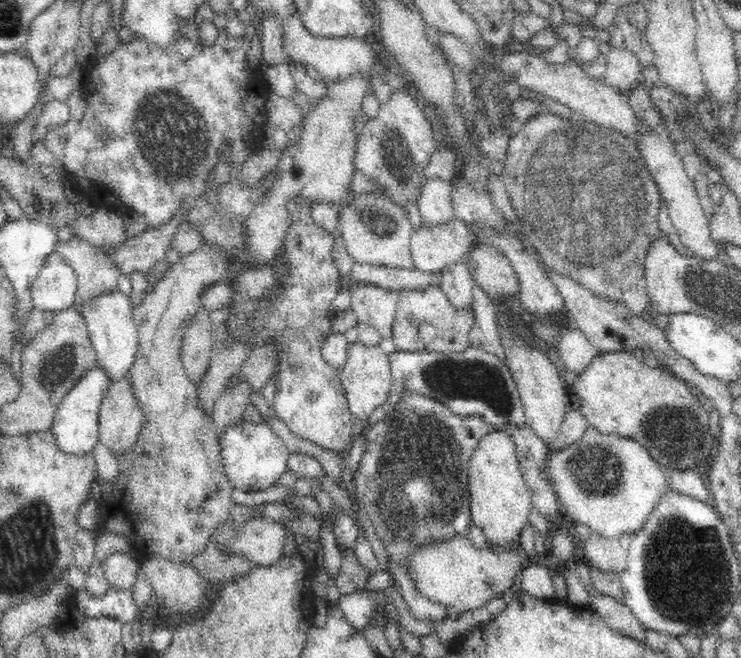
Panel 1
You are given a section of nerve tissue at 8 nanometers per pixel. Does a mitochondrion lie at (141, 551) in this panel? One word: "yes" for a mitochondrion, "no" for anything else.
no

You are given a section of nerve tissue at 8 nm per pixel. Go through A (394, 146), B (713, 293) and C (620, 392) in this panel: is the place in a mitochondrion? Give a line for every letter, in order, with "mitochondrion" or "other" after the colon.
A: mitochondrion
B: mitochondrion
C: other

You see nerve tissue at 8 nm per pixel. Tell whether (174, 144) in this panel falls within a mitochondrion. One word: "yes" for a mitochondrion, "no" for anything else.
yes

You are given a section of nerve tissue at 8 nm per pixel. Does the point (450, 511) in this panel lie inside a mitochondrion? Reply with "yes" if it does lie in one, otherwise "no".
yes

